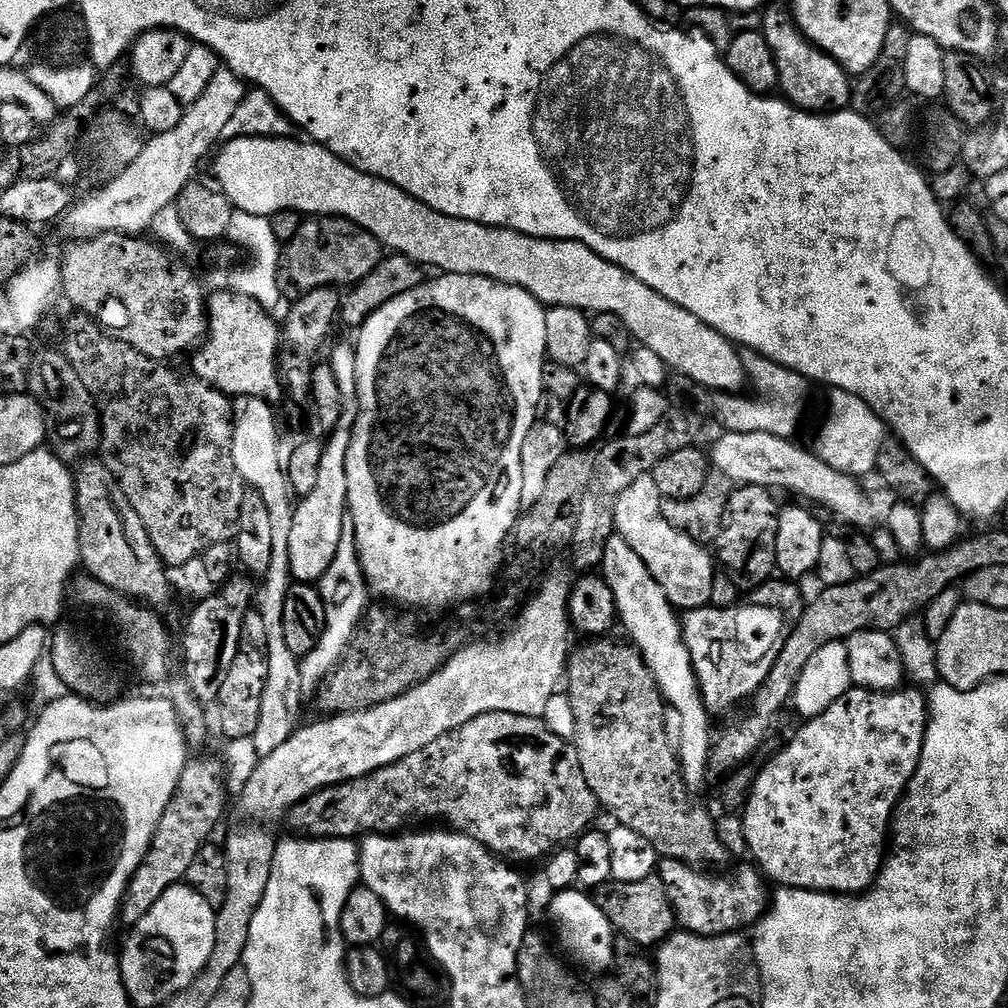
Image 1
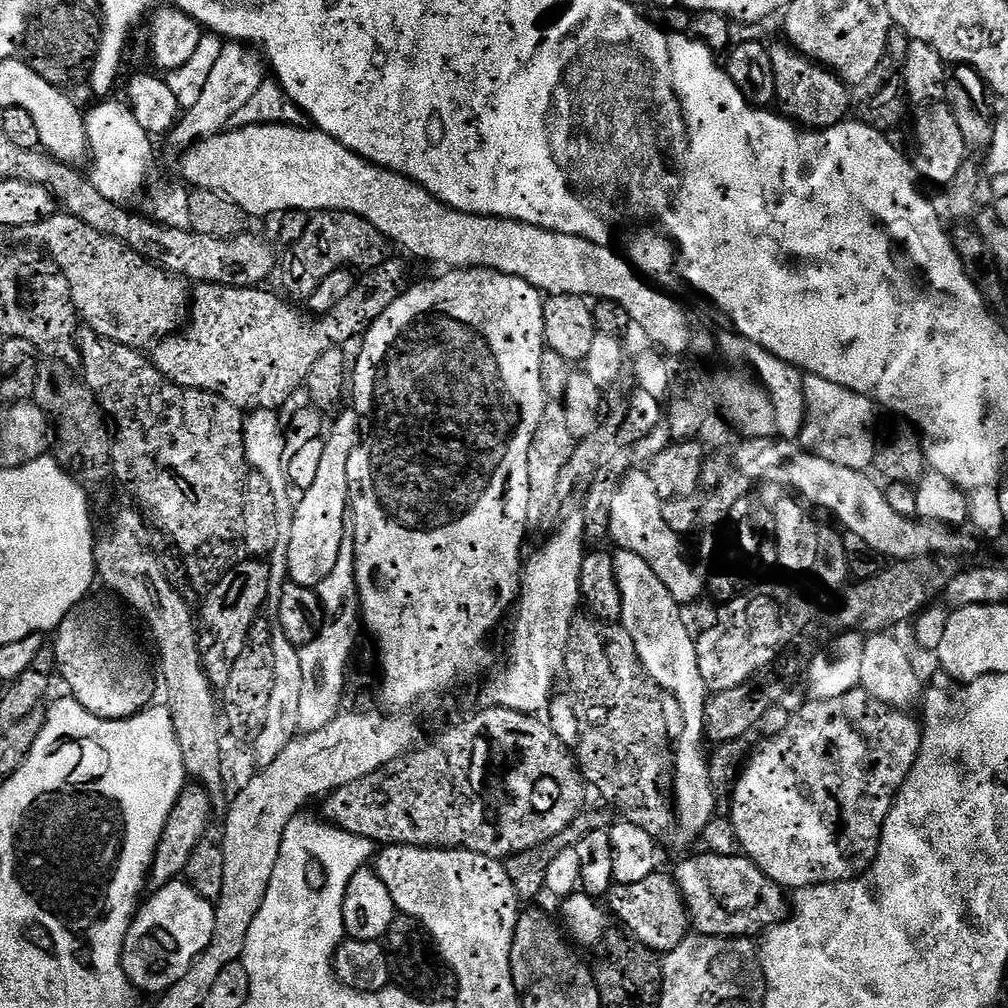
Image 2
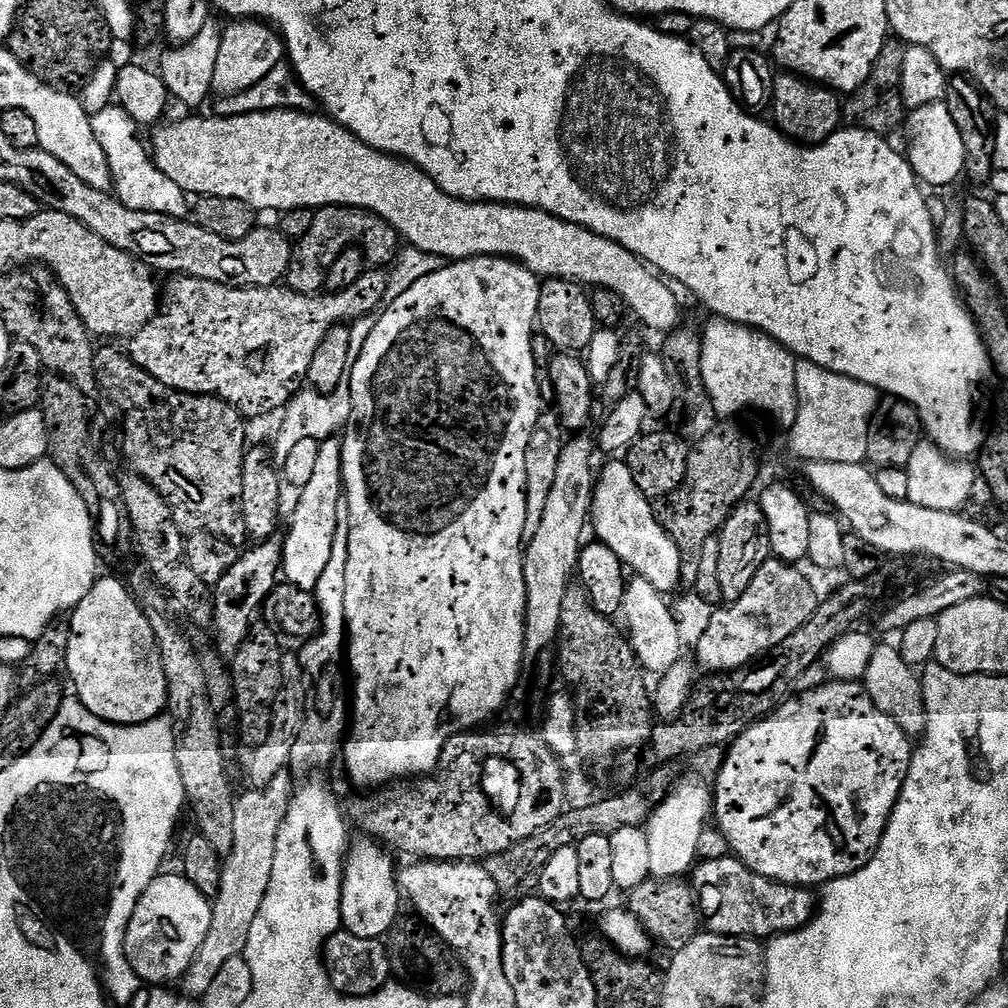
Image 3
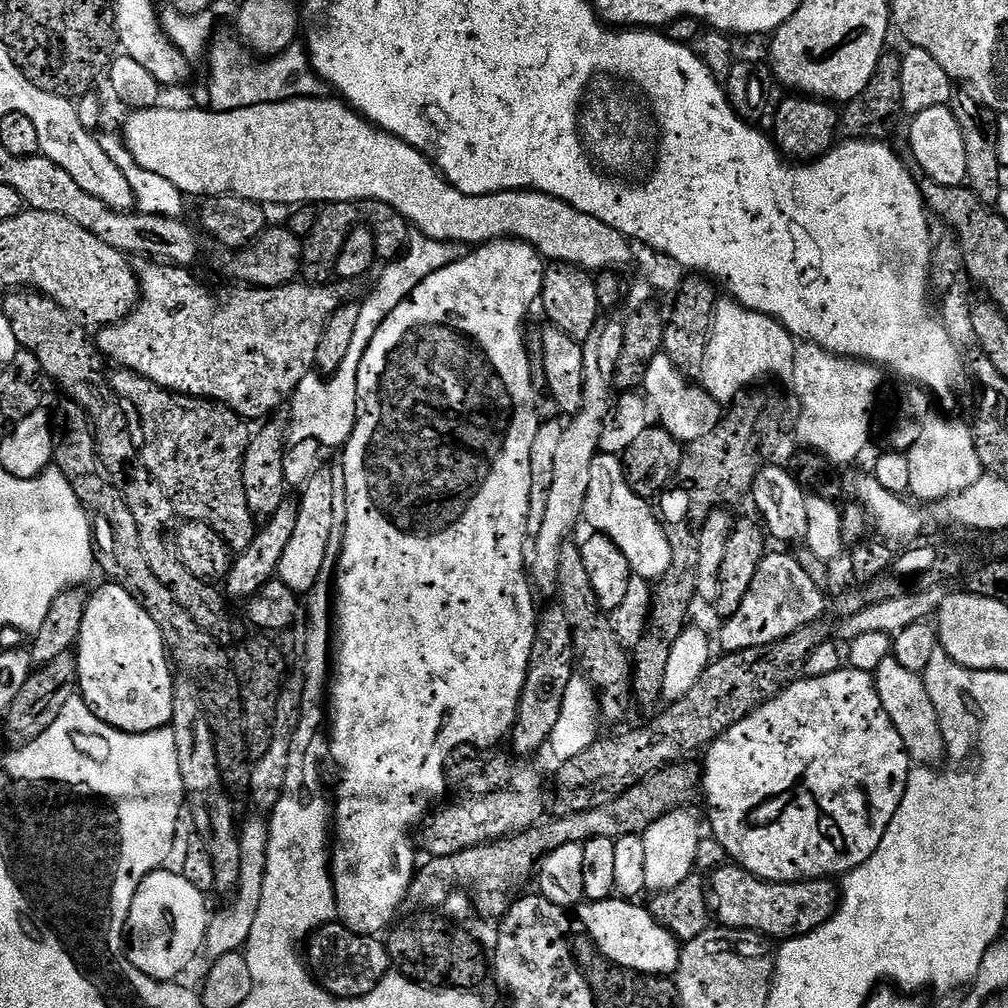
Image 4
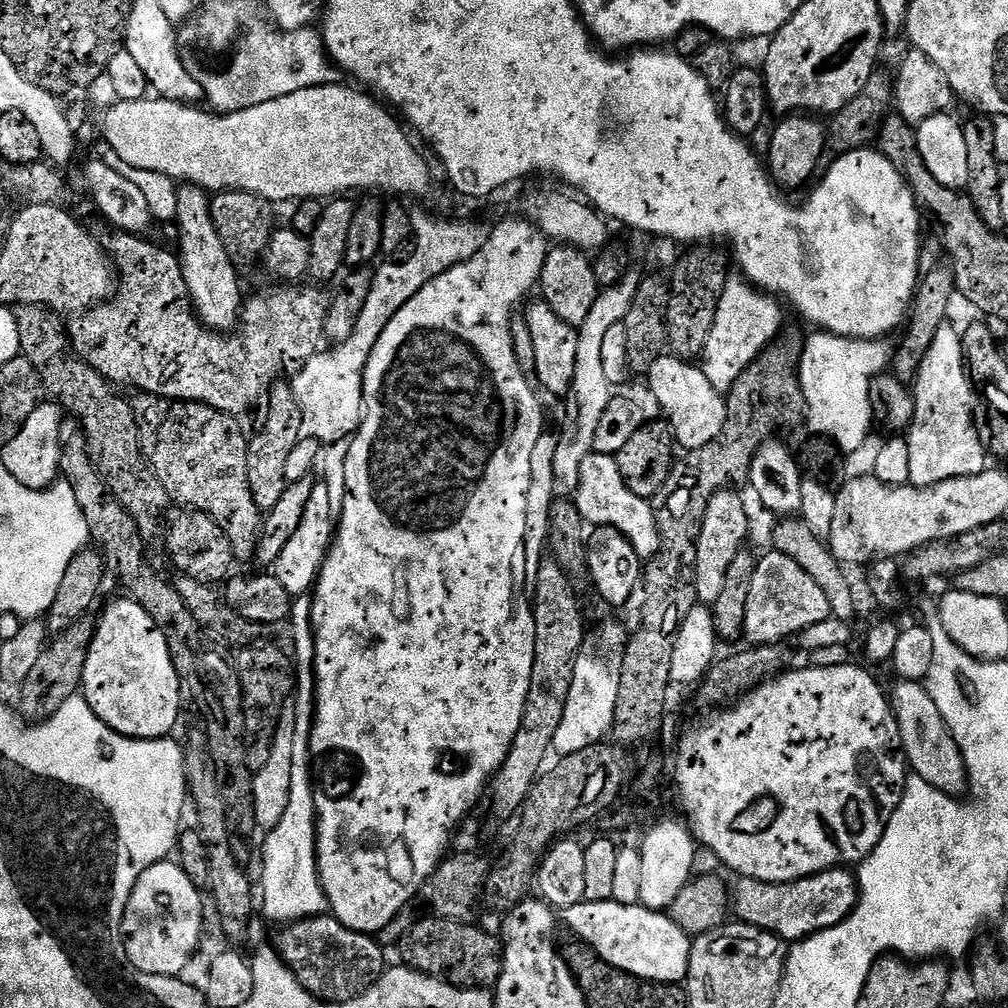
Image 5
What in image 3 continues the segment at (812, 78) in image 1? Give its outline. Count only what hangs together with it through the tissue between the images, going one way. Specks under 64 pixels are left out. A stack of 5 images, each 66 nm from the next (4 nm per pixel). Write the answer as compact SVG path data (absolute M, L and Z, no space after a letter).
M787 70L781 71L774 82L771 112L771 123L779 128L780 133L805 146L824 144L835 132L840 131L844 120L842 100L837 93Z

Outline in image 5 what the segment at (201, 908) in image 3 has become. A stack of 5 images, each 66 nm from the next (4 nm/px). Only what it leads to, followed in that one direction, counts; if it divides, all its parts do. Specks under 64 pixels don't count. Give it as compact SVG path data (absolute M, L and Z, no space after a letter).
M161 862L140 875L120 923L124 949L135 968L159 976L179 977L183 973L180 971L191 962L204 928L204 904L200 896L201 889L186 878L179 863Z

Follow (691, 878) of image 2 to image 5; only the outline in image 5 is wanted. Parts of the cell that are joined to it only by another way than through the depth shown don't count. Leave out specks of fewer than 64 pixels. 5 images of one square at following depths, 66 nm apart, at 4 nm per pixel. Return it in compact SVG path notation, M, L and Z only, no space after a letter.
M847 867L828 868L801 880L771 884L754 878L740 878L730 892L730 908L742 924L772 932L785 942L805 940L816 932L838 926L856 909L858 880Z

